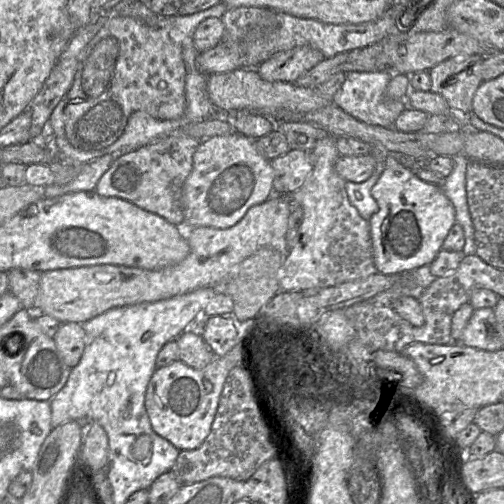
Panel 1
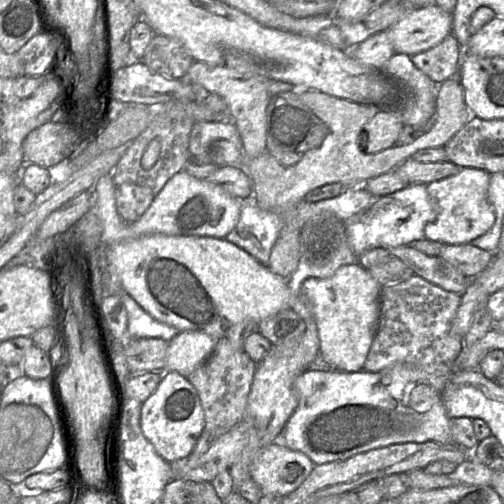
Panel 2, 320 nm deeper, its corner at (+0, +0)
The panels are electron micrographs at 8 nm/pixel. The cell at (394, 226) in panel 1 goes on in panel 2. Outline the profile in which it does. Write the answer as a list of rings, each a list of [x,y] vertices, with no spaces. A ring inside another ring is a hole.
[[[460,168],[455,174],[426,185],[436,218],[424,227],[425,239],[445,245],[466,244],[486,233],[495,222],[488,201],[490,173],[476,168]]]

